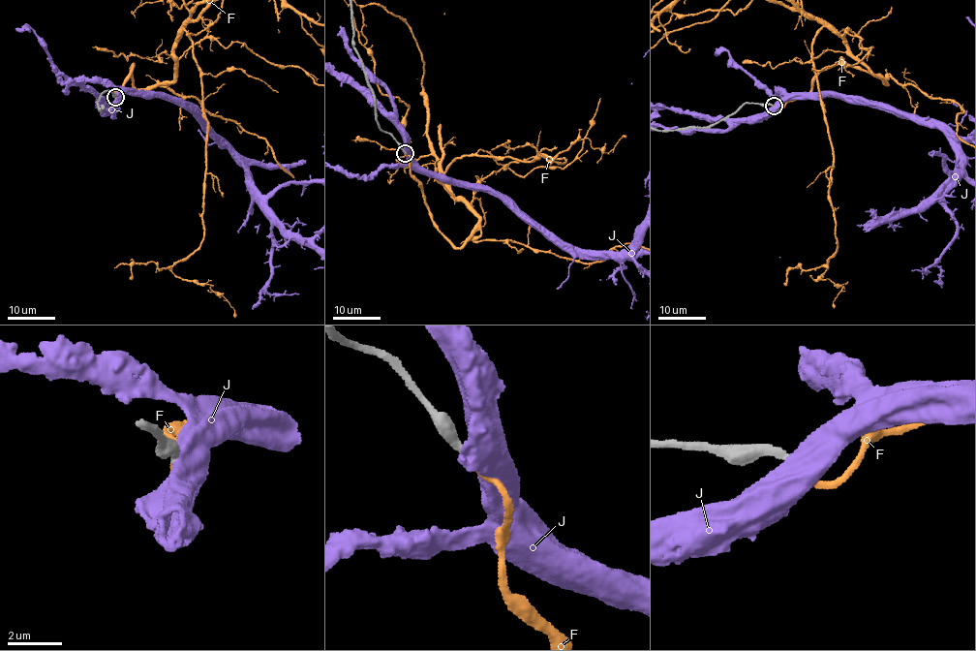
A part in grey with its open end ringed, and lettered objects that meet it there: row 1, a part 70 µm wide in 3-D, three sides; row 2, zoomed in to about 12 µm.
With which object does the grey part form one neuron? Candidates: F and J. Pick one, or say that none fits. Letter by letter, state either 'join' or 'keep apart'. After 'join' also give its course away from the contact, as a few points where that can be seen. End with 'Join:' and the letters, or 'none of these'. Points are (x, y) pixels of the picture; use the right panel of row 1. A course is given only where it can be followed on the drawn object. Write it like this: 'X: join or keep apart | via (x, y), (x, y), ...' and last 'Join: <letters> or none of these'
F: join
J: keep apart
Join: F

